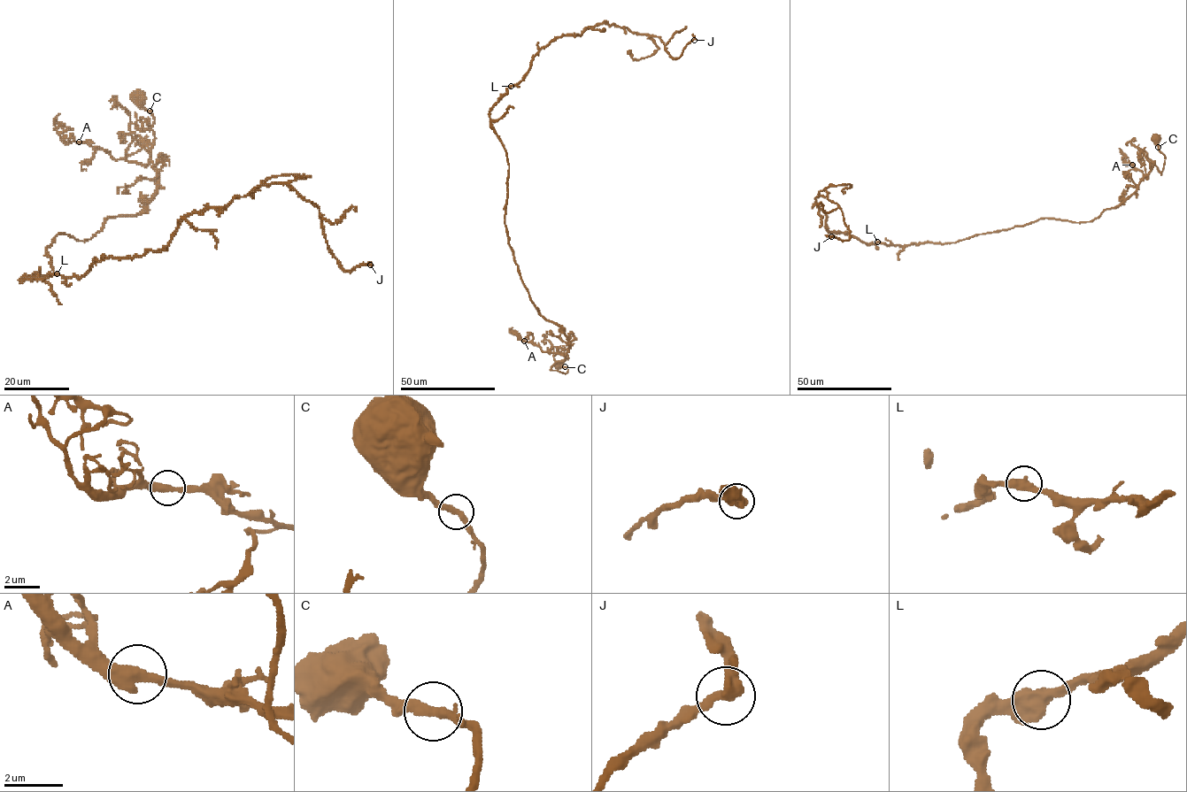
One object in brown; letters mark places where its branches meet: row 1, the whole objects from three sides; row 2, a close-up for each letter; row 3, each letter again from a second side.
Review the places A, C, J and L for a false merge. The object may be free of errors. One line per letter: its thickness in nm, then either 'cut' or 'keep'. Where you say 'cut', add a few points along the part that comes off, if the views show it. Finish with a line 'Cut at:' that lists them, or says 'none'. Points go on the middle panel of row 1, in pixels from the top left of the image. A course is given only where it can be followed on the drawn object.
A: 440 nm thick; keep
C: 320 nm thick; keep
J: 380 nm thick; keep
L: 550 nm thick; keep
Cut at: none

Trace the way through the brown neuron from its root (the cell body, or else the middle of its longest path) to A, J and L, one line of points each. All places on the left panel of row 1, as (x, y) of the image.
A: (140, 97), (154, 124), (143, 146), (126, 156), (139, 135), (150, 156), (147, 165), (79, 142)
J: (140, 97), (126, 156), (139, 135), (157, 192), (21, 280), (160, 250), (270, 183), (370, 265)
L: (140, 97), (154, 124), (126, 156), (139, 135), (158, 190), (21, 280), (57, 273)

